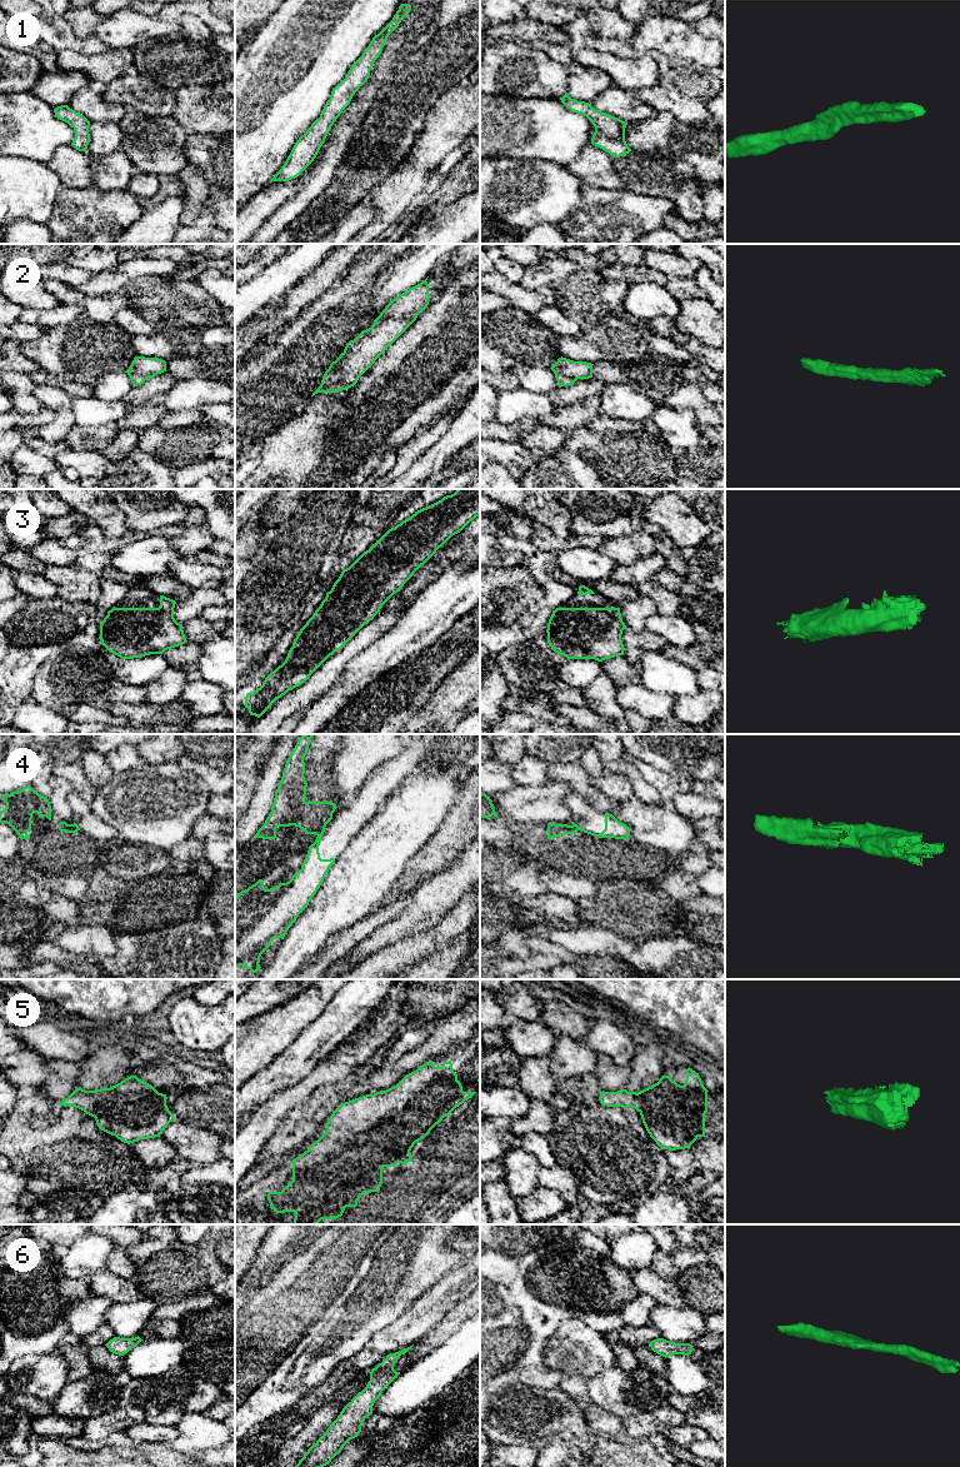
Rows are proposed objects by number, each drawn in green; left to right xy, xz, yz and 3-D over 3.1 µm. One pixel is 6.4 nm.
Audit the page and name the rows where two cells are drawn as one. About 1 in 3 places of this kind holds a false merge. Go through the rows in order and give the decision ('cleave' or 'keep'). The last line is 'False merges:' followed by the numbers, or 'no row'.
1: keep
2: keep
3: keep
4: cleave
5: keep
6: keep
False merges: 4

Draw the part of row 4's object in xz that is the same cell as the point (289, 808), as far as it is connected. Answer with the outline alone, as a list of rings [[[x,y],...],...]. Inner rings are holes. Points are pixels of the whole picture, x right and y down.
[[[304,734],[286,760],[271,812],[254,838],[275,839],[278,827],[295,825],[319,835],[338,808],[331,802],[306,802],[305,762],[314,734]]]

